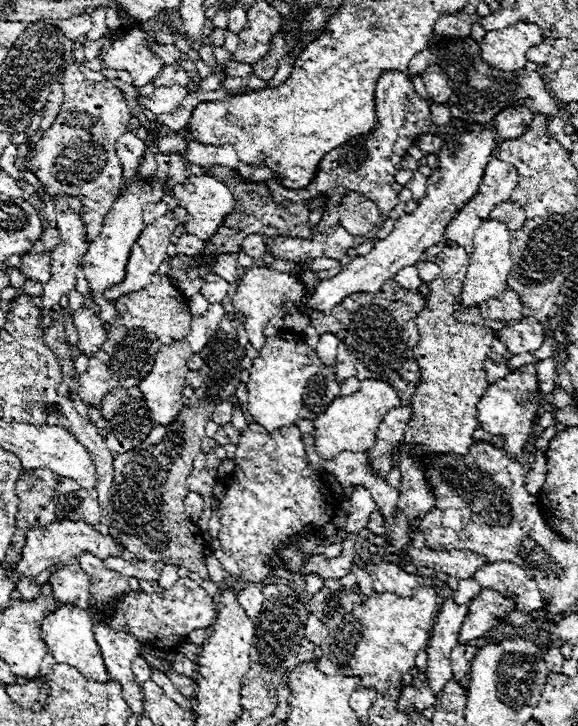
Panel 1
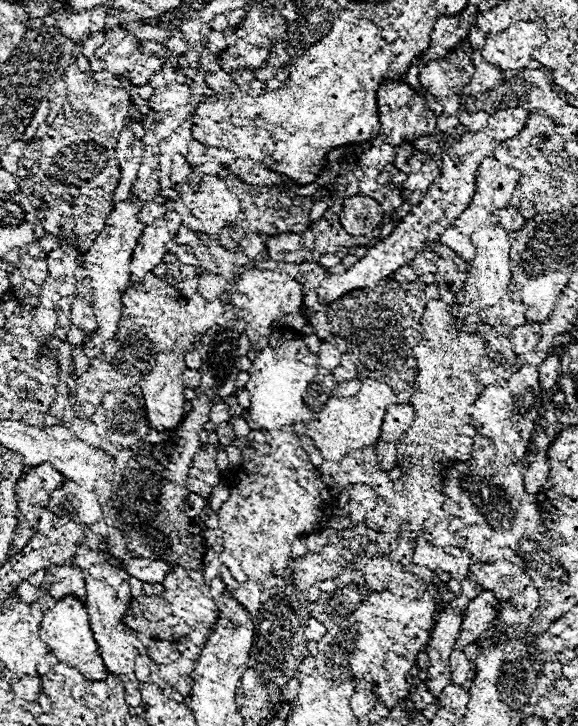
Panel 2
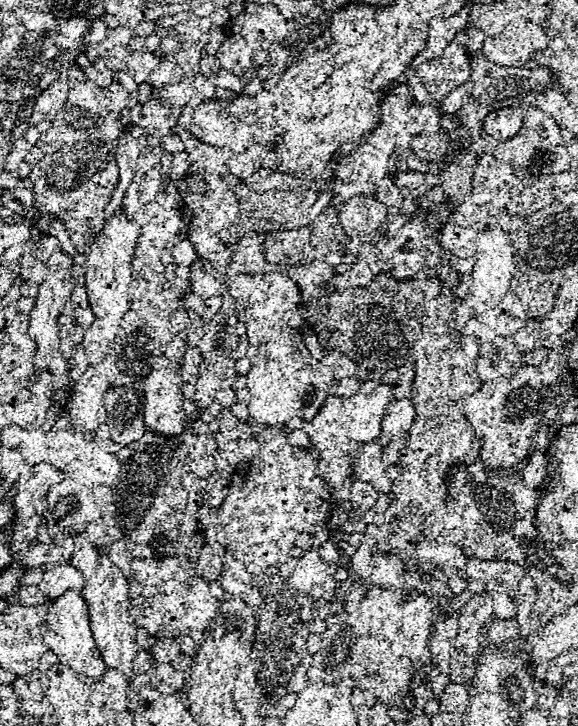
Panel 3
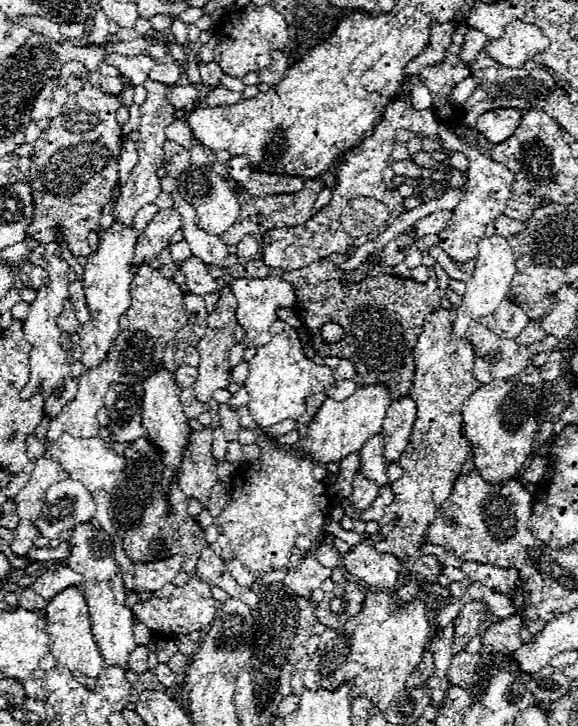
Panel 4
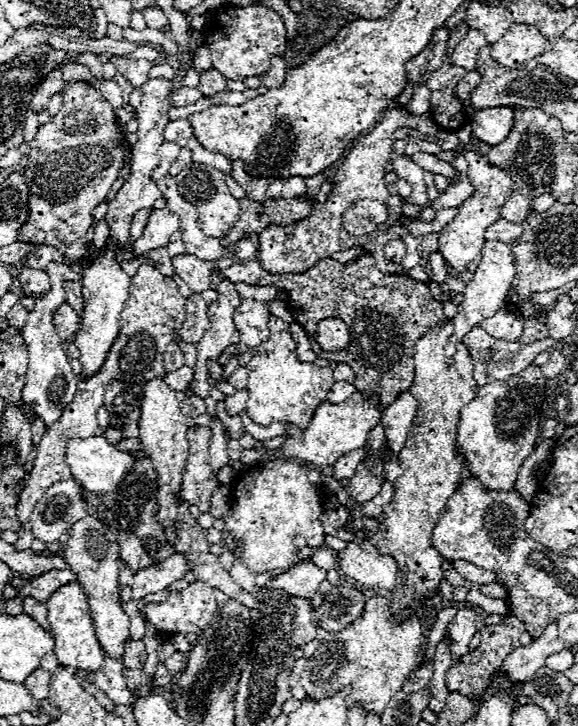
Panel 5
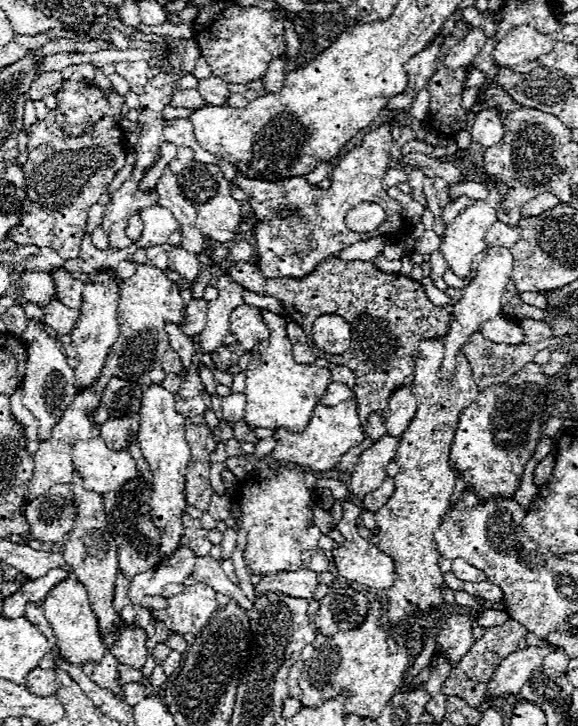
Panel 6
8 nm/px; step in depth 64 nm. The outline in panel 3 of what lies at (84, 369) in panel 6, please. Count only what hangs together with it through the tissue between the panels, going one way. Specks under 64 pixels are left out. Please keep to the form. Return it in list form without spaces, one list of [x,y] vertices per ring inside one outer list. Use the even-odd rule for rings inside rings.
[[[118,212],[112,220],[108,220],[104,224],[104,228],[96,236],[94,246],[86,254],[86,260],[82,266],[84,268],[84,280],[86,280],[84,288],[86,288],[88,302],[92,304],[94,320],[84,330],[80,344],[82,344],[82,350],[86,354],[88,364],[94,364],[100,358],[104,358],[110,342],[116,338],[116,334],[120,330],[120,320],[122,320],[124,312],[128,310],[126,290],[134,278],[134,272],[130,266],[132,266],[132,254],[134,254],[136,244],[138,244],[138,236],[140,236],[140,226],[132,220],[128,220],[122,212]]]

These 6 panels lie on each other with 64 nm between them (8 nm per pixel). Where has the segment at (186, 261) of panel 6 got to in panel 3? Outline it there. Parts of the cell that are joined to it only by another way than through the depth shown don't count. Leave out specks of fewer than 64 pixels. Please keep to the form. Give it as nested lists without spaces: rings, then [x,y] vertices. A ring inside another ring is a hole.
[[[194,262],[190,268],[192,268],[192,270],[190,270],[190,290],[192,290],[194,294],[198,294],[198,296],[202,296],[202,298],[208,298],[208,296],[218,294],[220,286],[222,286],[222,280],[218,280],[218,278],[214,278],[212,274],[204,272],[198,262]]]

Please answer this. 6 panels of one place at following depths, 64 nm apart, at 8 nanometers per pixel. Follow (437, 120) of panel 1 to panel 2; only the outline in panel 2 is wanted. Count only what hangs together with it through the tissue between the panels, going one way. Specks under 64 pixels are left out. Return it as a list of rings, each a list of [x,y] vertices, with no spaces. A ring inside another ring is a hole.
[[[444,114],[444,116],[438,118],[438,128],[444,133],[452,132],[452,130],[458,132],[457,127],[459,124],[460,122],[456,117],[448,116],[448,114]]]

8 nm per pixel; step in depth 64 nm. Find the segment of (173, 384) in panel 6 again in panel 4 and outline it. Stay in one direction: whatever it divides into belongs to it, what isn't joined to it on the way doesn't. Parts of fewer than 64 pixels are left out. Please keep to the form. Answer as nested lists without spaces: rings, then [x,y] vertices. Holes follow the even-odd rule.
[[[190,366],[178,368],[178,370],[176,370],[176,376],[174,376],[174,380],[176,380],[176,384],[178,384],[180,388],[190,388],[192,382],[194,382],[194,378],[196,378],[196,370],[190,368]]]

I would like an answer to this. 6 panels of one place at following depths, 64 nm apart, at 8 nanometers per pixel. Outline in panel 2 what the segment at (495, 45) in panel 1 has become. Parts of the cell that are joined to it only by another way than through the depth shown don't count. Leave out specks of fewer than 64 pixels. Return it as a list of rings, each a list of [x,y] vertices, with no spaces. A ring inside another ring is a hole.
[[[520,20],[498,34],[486,34],[482,58],[500,68],[524,68],[536,48],[544,46],[544,30],[540,24]]]

